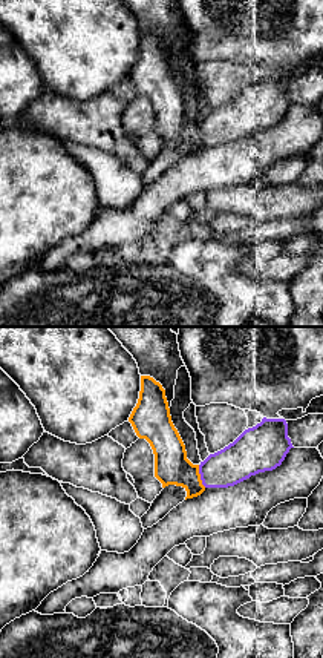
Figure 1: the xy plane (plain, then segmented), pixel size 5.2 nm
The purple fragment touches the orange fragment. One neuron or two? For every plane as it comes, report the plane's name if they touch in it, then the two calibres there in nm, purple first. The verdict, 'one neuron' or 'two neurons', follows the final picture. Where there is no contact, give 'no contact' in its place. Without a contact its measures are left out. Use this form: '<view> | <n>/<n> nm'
xy | 200/190 nm

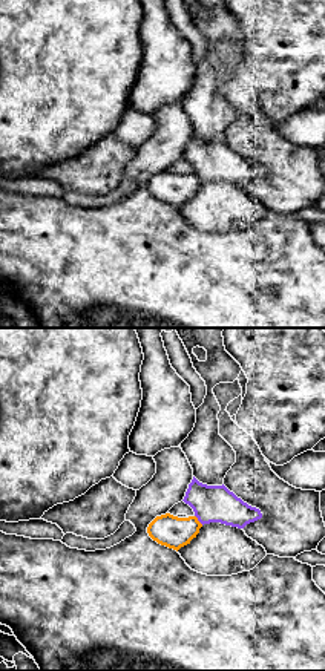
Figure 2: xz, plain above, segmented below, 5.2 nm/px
xz | 190/170 nm

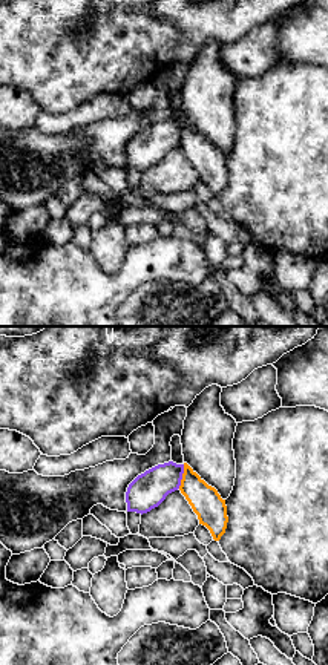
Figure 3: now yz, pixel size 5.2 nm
yz | 190/160 nm

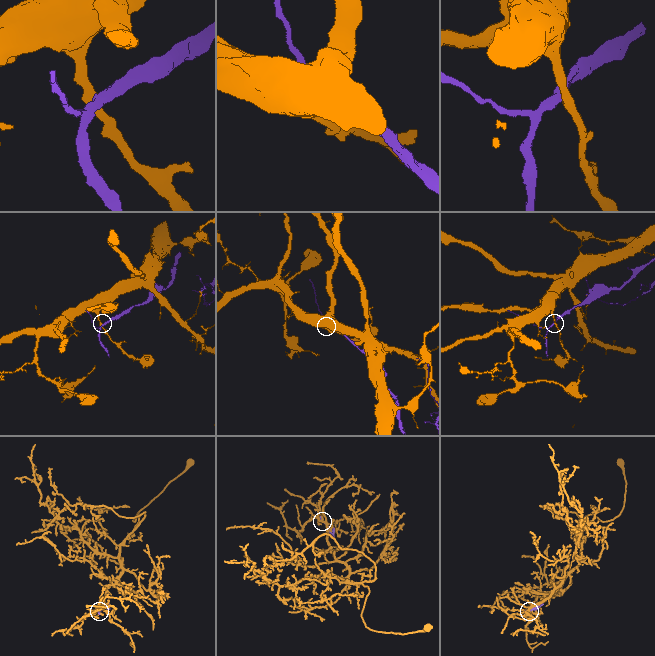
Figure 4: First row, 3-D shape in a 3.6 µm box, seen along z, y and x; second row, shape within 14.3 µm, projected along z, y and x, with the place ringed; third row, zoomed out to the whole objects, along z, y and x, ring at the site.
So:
two neurons

